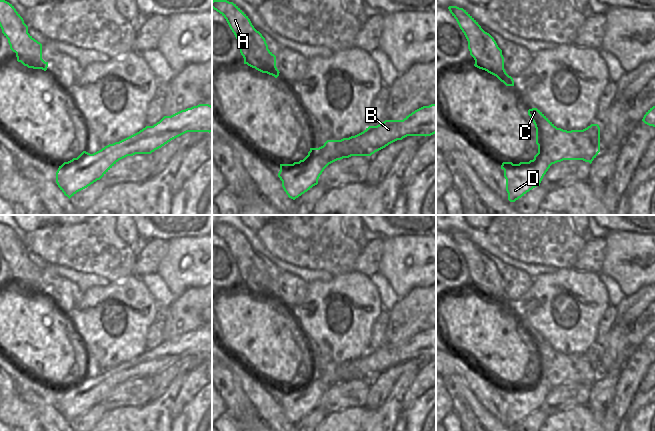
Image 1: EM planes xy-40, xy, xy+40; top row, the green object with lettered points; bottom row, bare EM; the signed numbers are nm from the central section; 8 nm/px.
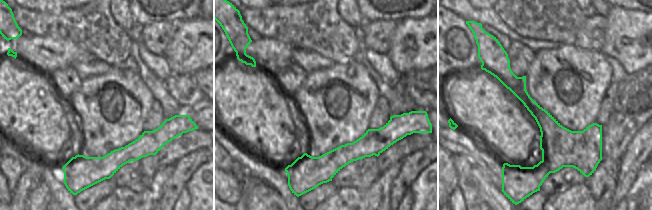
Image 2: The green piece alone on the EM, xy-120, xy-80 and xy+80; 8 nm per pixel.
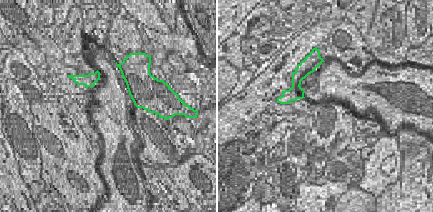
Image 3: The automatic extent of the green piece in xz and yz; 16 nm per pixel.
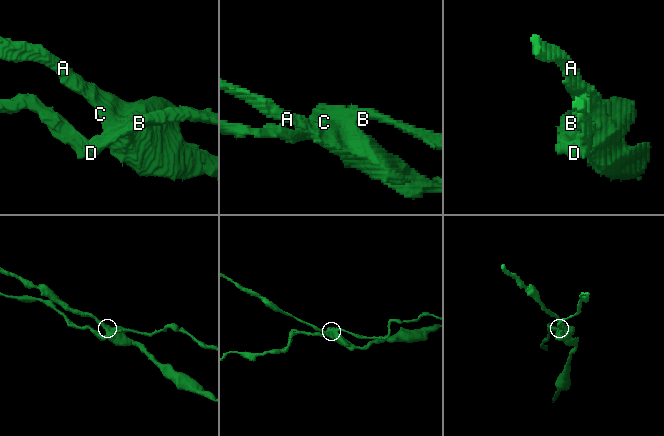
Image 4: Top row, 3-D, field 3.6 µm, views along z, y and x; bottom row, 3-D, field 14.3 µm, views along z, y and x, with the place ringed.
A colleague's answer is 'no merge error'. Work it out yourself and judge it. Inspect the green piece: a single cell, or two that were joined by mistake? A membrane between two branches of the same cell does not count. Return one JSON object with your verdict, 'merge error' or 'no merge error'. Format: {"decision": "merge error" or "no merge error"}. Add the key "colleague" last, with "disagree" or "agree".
{"decision": "merge error", "colleague": "disagree"}

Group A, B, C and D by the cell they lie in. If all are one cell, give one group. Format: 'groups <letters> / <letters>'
groups A C / B D

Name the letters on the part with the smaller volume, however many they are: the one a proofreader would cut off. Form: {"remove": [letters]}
{"remove": ["B", "D"]}

